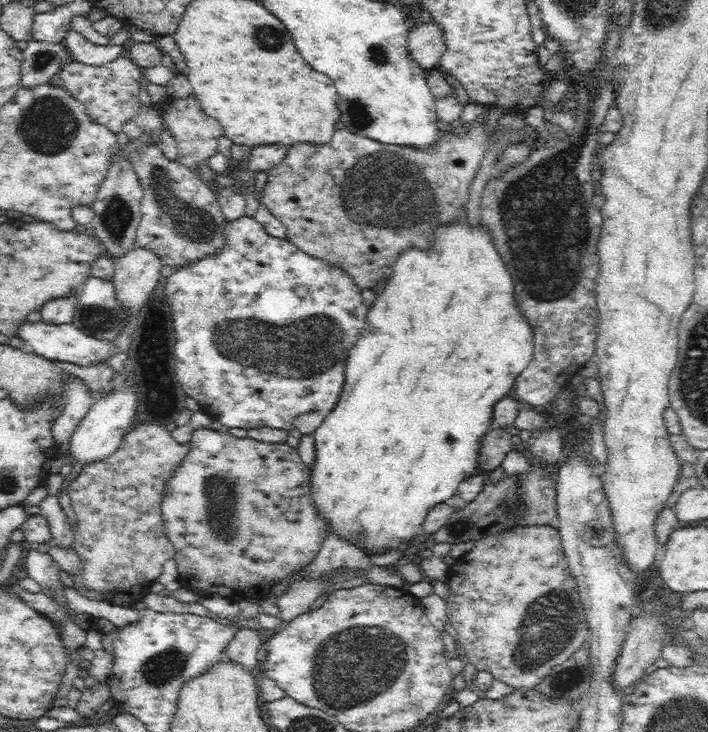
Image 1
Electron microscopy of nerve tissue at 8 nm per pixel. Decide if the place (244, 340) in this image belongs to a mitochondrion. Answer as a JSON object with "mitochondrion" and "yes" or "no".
{"mitochondrion":"yes"}

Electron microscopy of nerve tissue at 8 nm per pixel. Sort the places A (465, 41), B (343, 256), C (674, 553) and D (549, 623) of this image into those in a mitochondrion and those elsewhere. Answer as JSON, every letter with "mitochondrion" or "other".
{"A":"other","B":"other","C":"other","D":"mitochondrion"}

